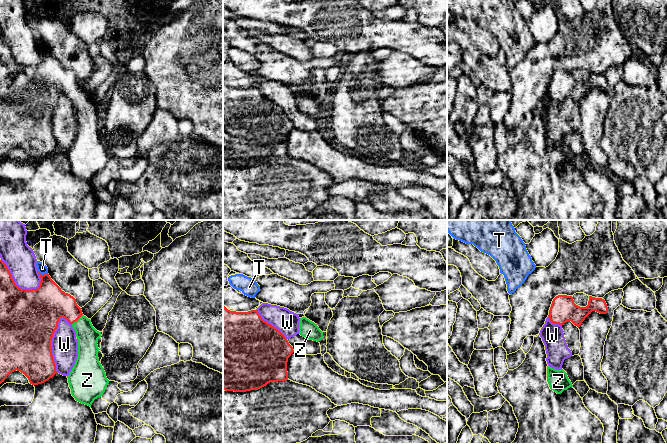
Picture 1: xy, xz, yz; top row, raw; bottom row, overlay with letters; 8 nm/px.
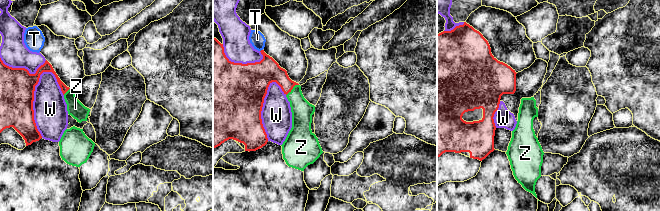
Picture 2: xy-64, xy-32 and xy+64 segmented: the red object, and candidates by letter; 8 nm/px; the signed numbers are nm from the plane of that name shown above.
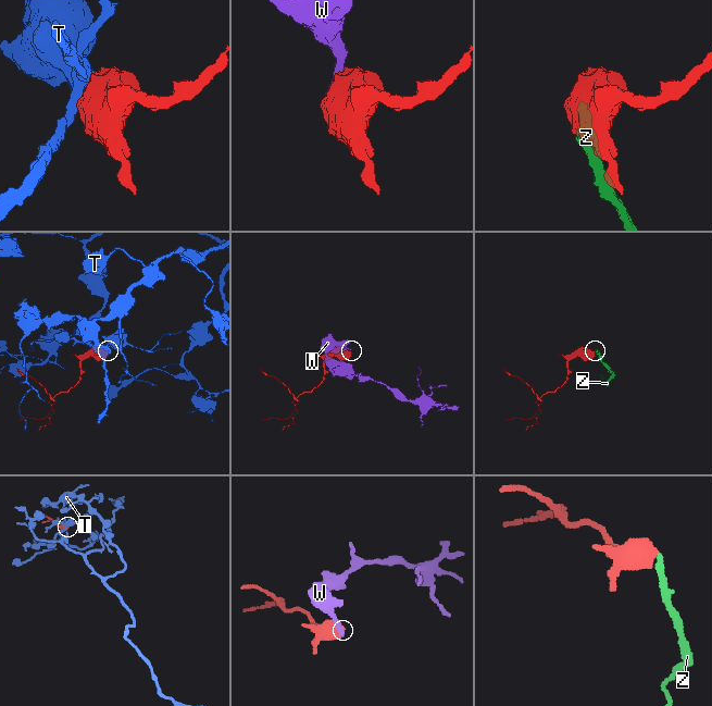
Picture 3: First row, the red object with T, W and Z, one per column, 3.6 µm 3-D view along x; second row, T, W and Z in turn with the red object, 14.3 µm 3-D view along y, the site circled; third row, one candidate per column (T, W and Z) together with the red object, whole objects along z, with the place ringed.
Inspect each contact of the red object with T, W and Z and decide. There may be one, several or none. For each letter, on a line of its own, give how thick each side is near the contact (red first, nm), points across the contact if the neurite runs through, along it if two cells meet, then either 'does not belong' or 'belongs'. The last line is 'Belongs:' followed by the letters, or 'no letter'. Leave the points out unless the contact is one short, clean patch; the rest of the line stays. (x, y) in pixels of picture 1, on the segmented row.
T: calibres 300 and 80 nm; does not belong
W: calibres 440 and 220 nm; does not belong
Z: calibres 280 and 180 nm; way xy (51, 303), (62, 304), (77, 319), (87, 336); belongs
Belongs: Z

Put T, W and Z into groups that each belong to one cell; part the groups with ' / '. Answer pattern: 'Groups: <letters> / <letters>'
Groups: T / W / Z

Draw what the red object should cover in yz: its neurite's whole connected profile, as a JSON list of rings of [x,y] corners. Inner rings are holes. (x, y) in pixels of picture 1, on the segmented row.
[[[558,295],[552,301],[548,317],[554,324],[563,325],[571,321],[579,328],[581,323],[592,311],[606,314],[608,307],[605,300],[589,296],[588,305],[586,307],[580,307],[574,303],[572,296]]]

